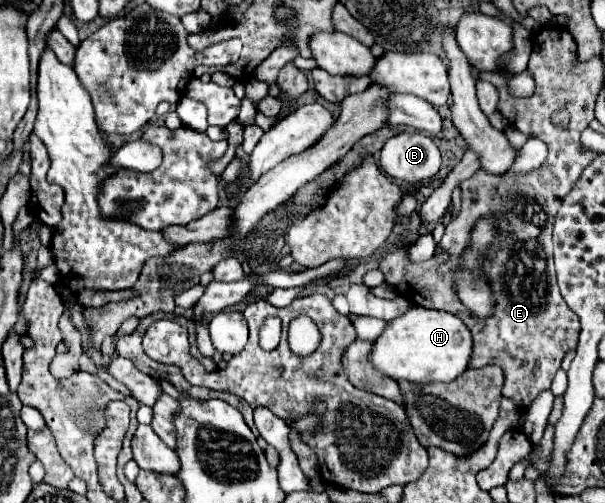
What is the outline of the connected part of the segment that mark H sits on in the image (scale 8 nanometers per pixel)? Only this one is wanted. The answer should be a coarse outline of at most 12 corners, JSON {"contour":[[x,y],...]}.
{"contour":[[412,306],[368,360],[396,382],[450,382],[472,336],[458,316]]}

